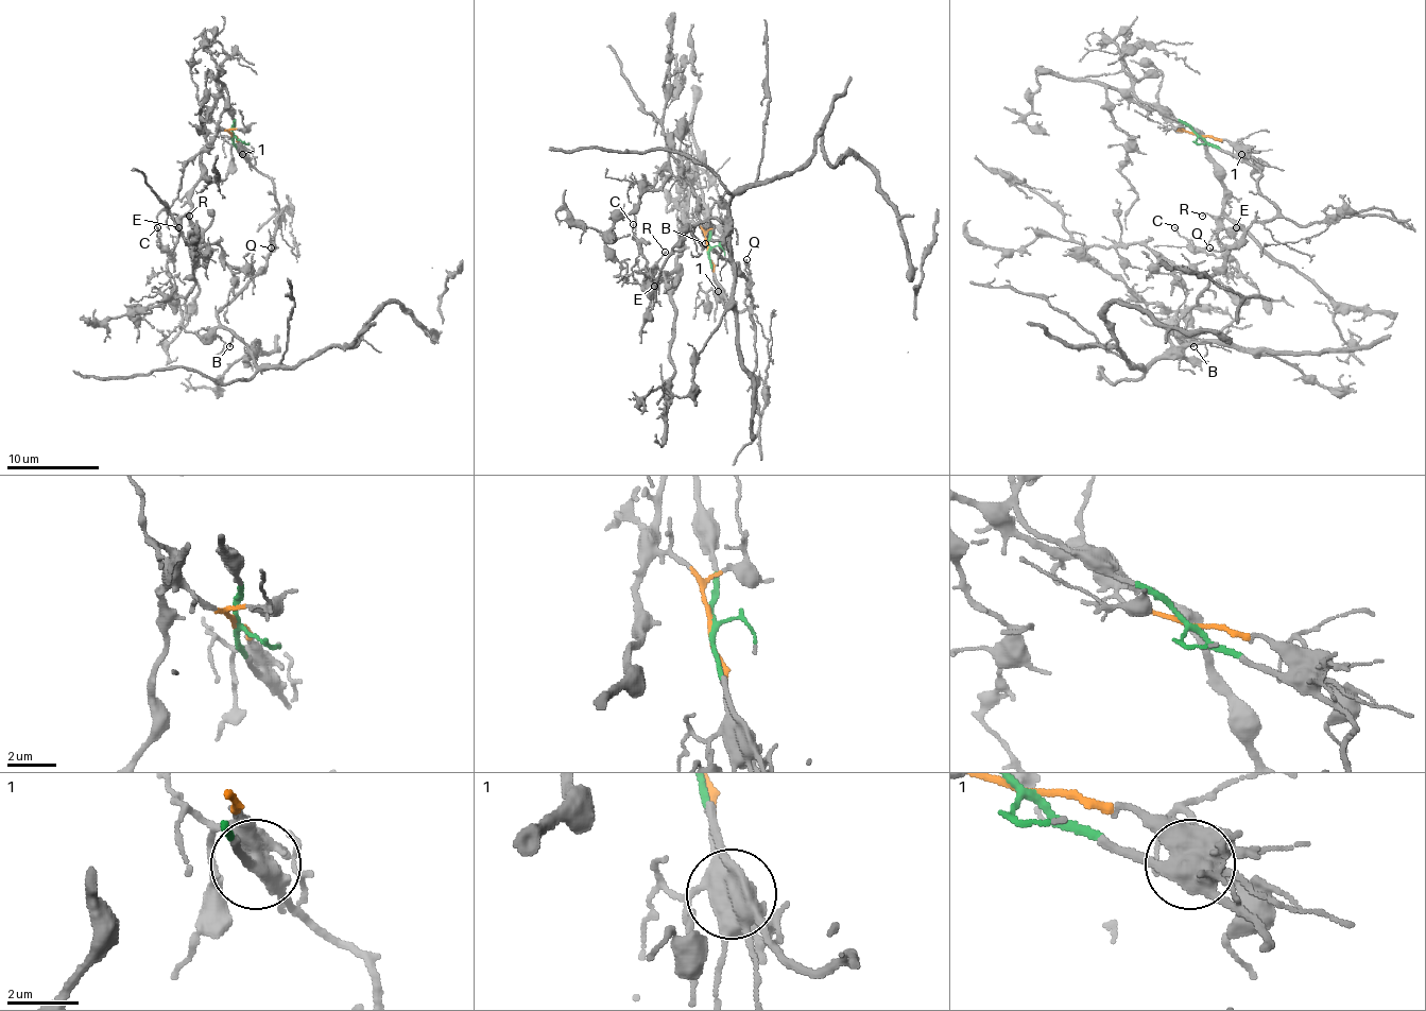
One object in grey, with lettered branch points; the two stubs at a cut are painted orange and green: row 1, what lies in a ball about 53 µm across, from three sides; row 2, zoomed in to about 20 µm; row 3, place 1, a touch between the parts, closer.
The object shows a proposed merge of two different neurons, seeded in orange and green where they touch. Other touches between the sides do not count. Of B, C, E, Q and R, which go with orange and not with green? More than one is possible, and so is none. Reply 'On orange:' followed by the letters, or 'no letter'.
On orange: C, E, R

